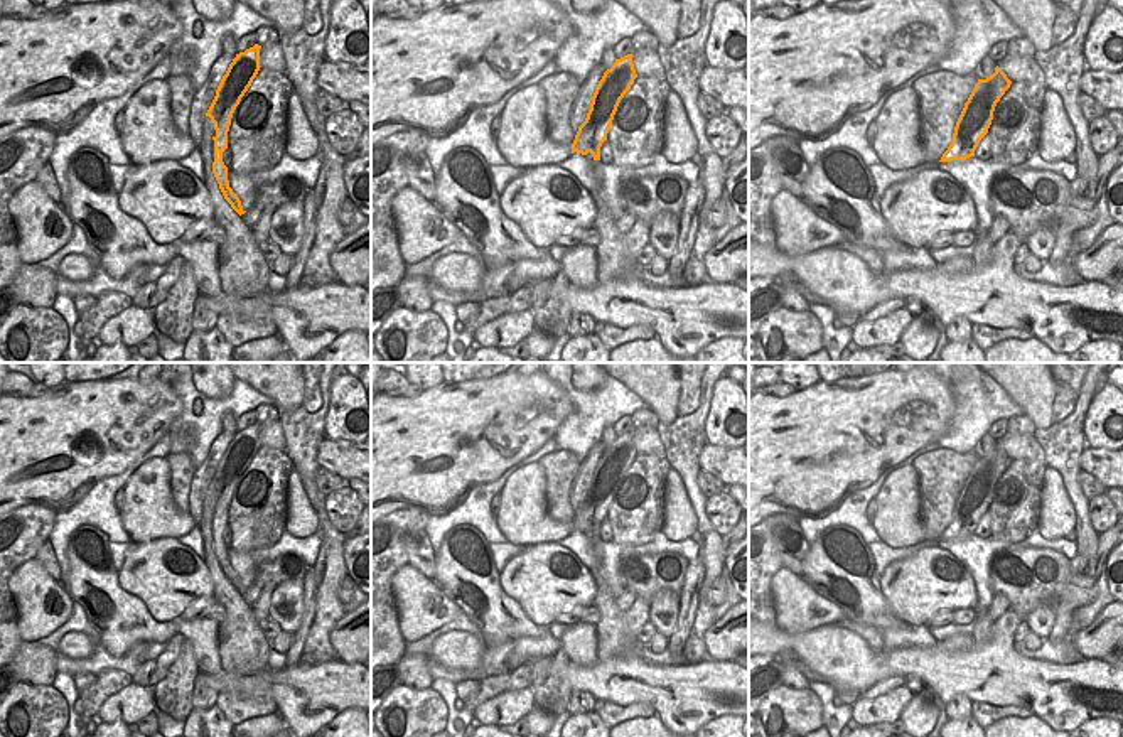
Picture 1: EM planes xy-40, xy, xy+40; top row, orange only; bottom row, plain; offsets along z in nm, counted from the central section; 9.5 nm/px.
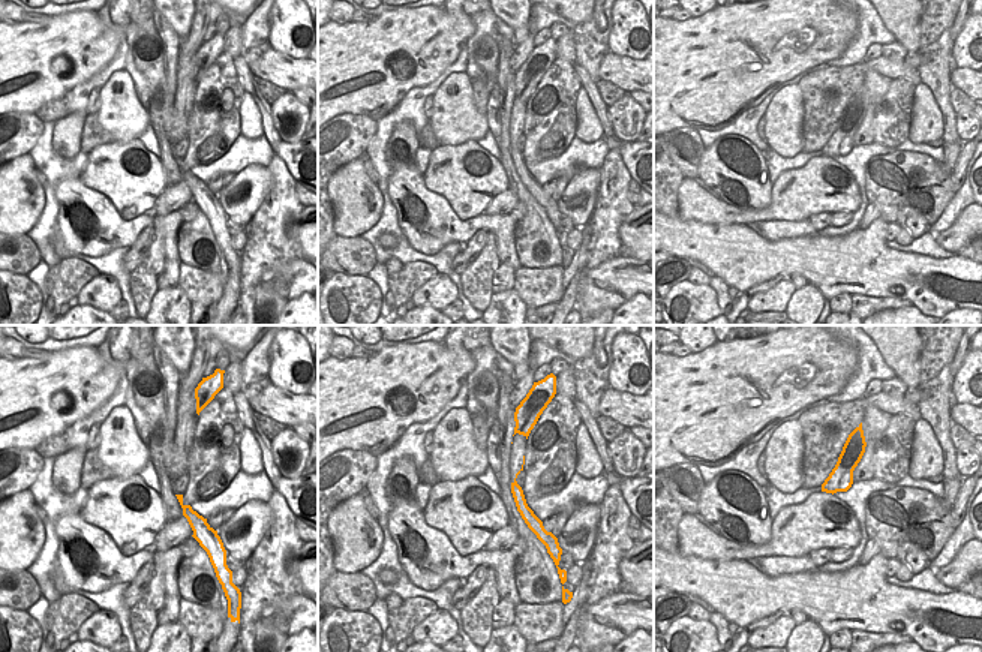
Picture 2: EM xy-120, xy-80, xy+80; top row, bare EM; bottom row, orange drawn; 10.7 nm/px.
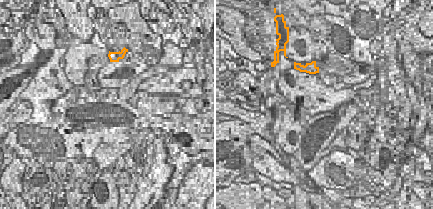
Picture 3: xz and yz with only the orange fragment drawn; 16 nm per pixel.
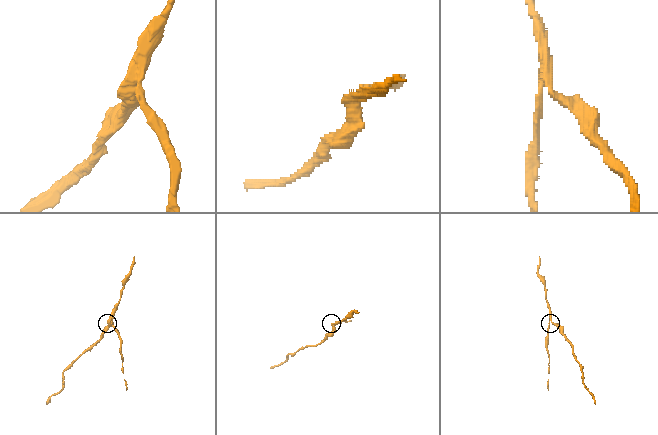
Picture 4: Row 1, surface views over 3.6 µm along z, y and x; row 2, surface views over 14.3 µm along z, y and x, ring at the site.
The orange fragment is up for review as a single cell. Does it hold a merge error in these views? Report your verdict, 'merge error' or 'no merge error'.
merge error

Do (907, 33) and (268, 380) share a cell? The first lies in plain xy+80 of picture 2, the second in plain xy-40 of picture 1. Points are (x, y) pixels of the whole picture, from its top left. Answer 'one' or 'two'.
one

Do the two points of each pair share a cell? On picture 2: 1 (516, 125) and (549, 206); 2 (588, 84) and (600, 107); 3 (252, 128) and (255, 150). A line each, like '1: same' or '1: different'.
1: same
2: same
3: different

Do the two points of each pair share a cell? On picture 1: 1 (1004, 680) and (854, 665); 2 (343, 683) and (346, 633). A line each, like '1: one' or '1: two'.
1: one
2: two

